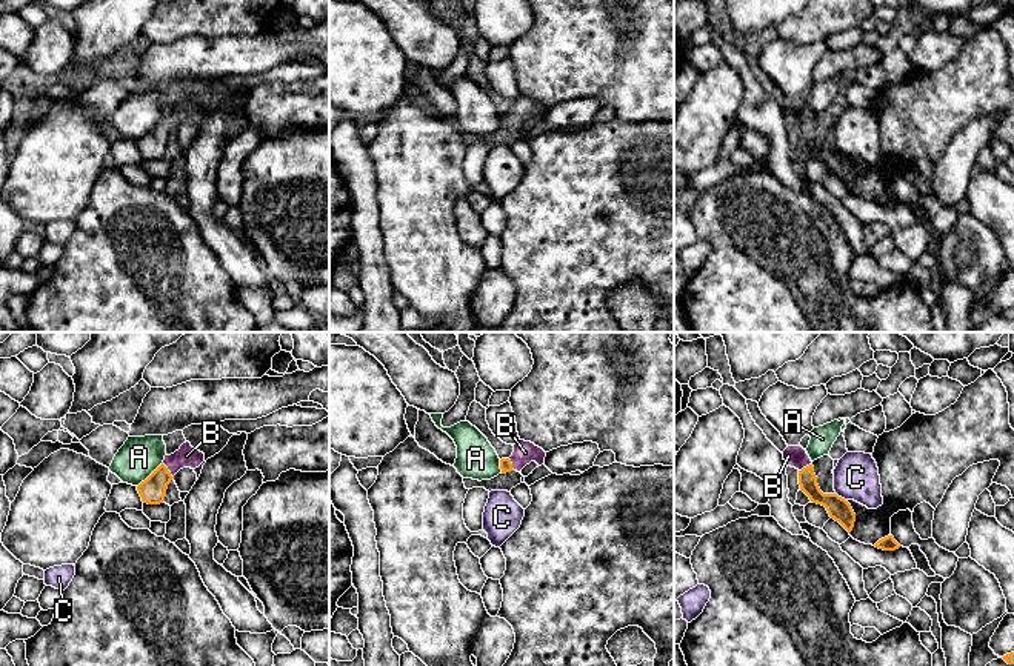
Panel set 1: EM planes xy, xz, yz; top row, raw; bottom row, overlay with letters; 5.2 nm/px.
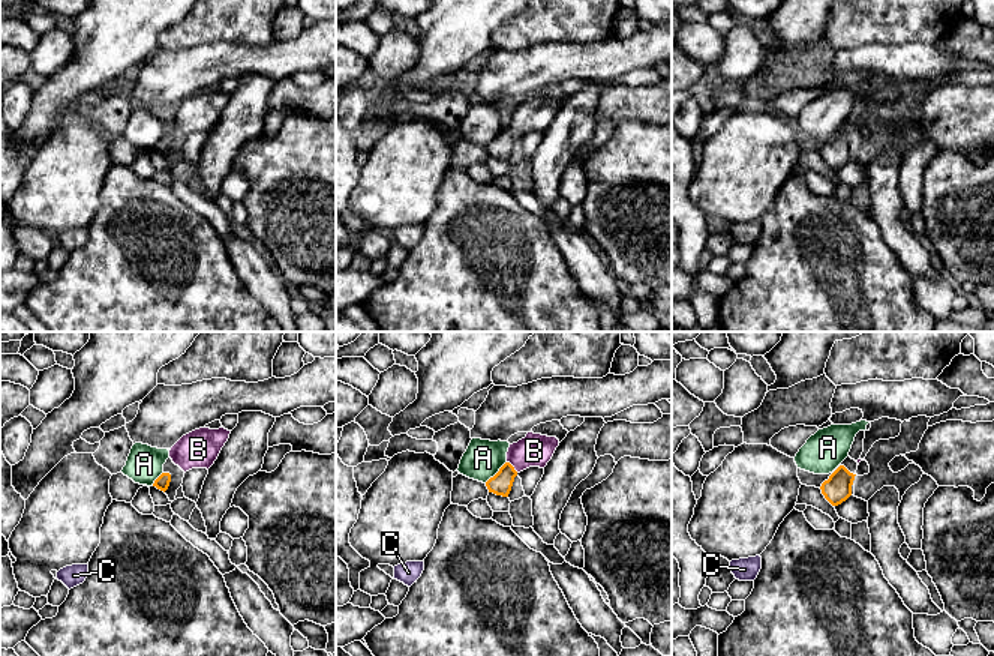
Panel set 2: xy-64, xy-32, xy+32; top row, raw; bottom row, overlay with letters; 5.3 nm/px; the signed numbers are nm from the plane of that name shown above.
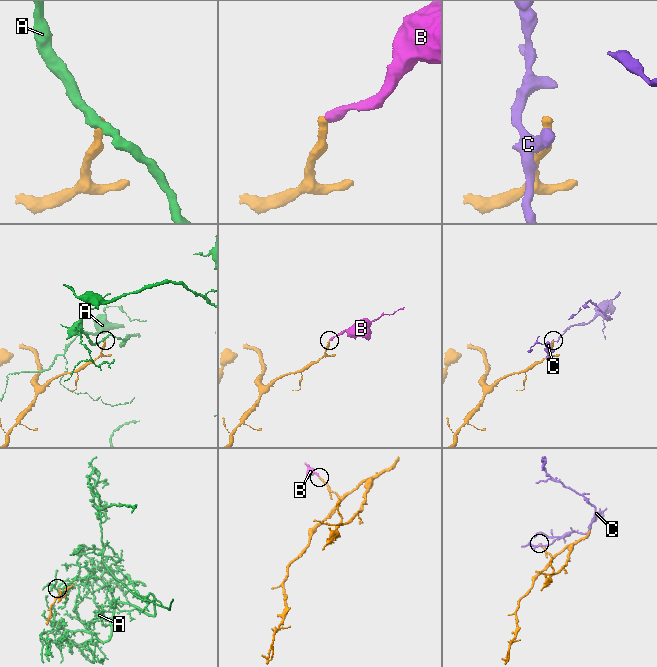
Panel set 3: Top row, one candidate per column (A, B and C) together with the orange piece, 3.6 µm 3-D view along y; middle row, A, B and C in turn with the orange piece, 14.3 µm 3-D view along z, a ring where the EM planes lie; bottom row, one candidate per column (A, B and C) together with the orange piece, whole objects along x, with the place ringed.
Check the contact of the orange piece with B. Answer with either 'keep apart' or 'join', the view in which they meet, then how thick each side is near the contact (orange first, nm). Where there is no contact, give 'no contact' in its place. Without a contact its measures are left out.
join; meets orange in xy; 140 nm thick on the orange side, 110 nm on the other

